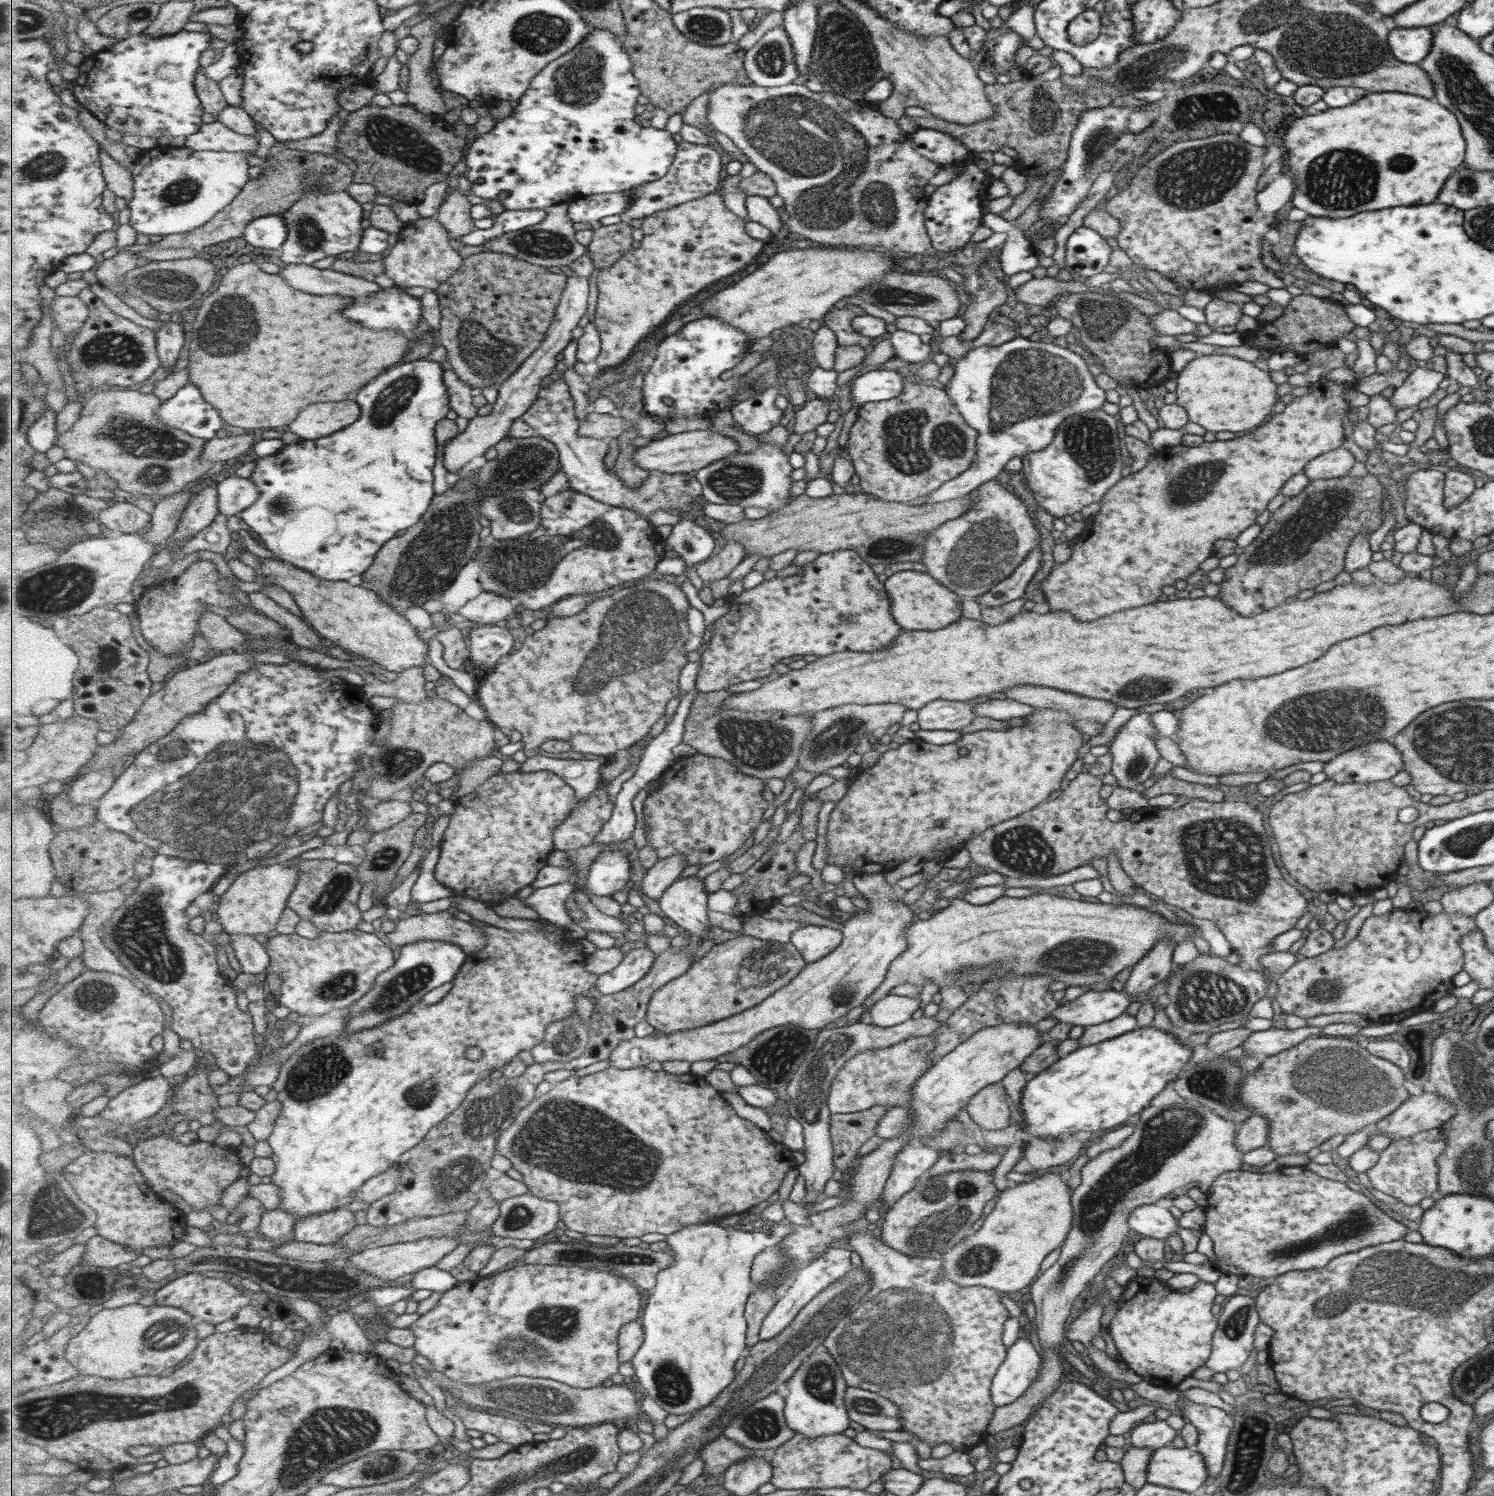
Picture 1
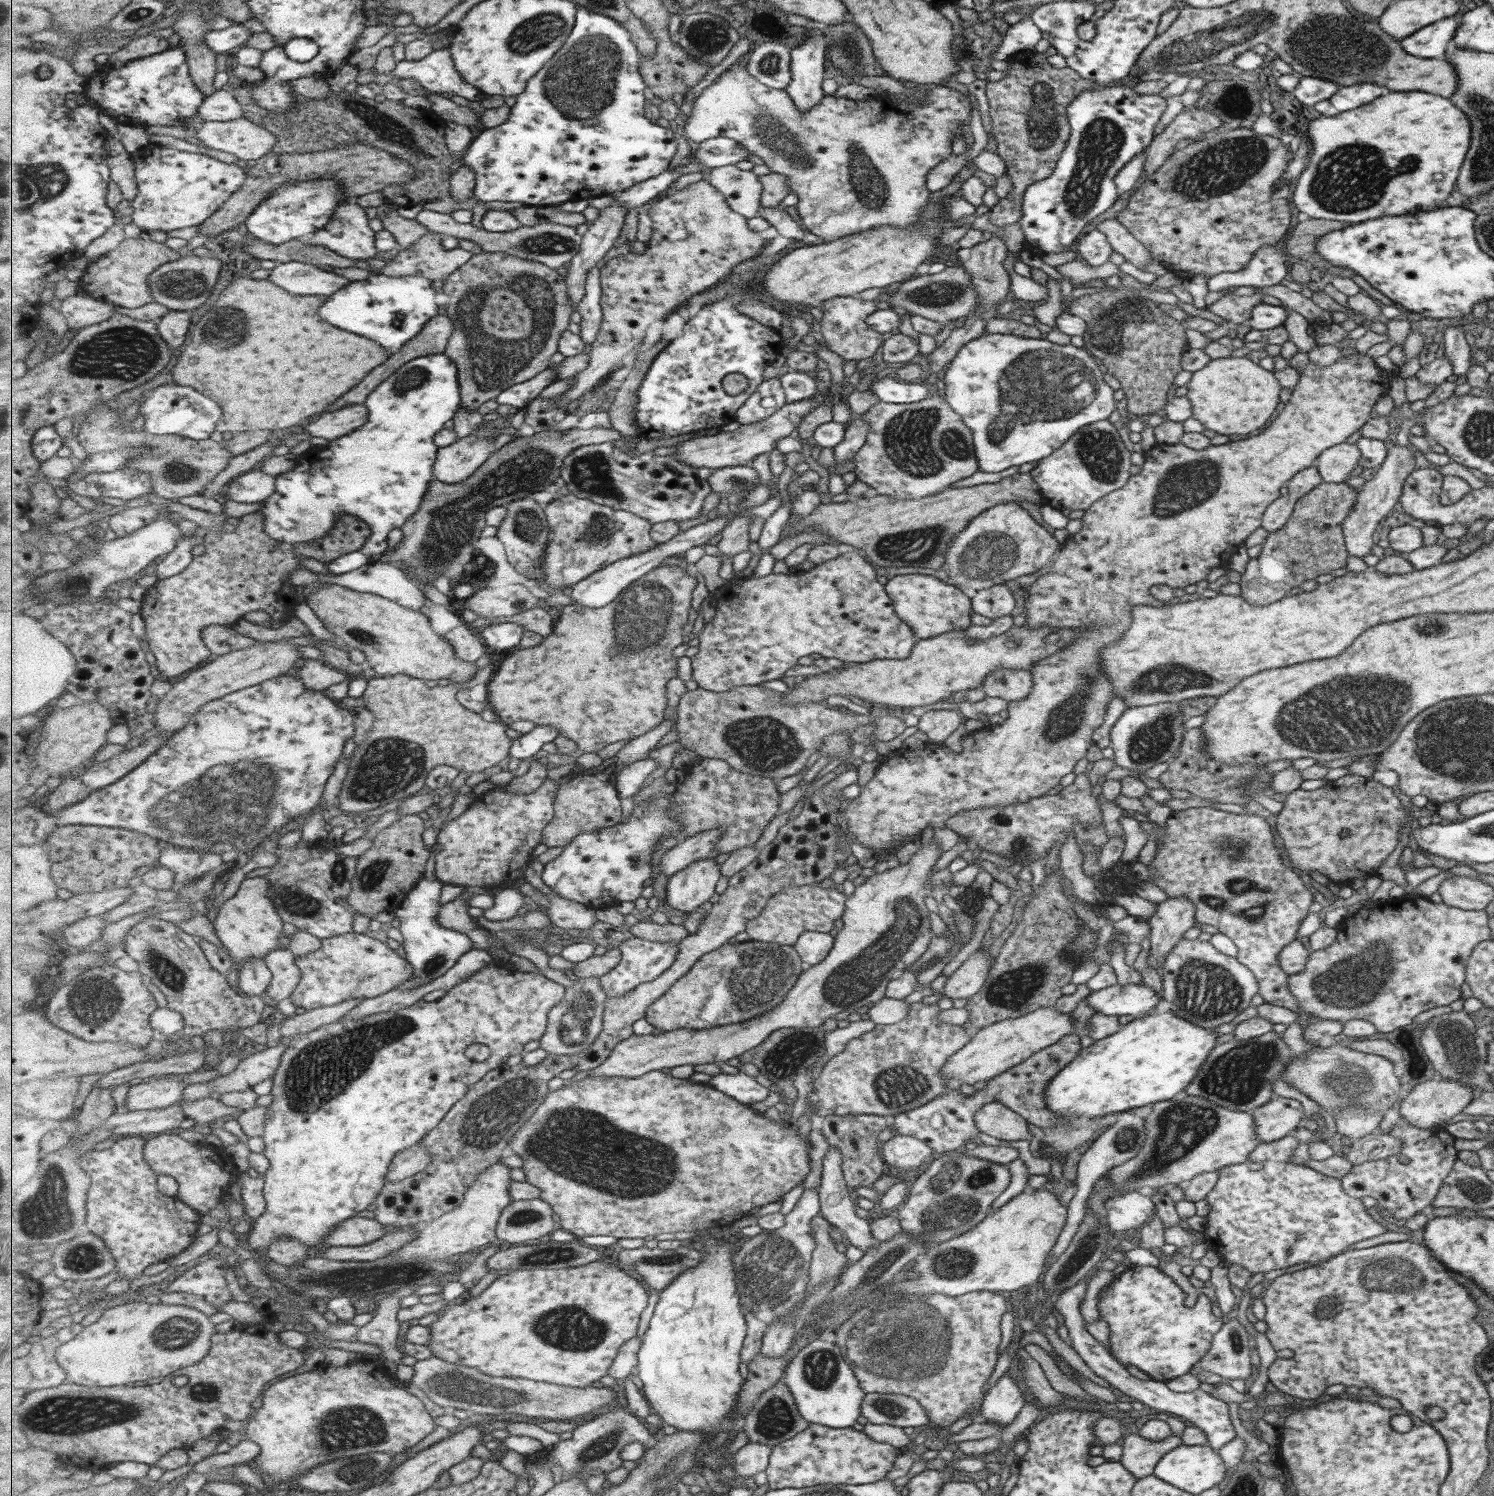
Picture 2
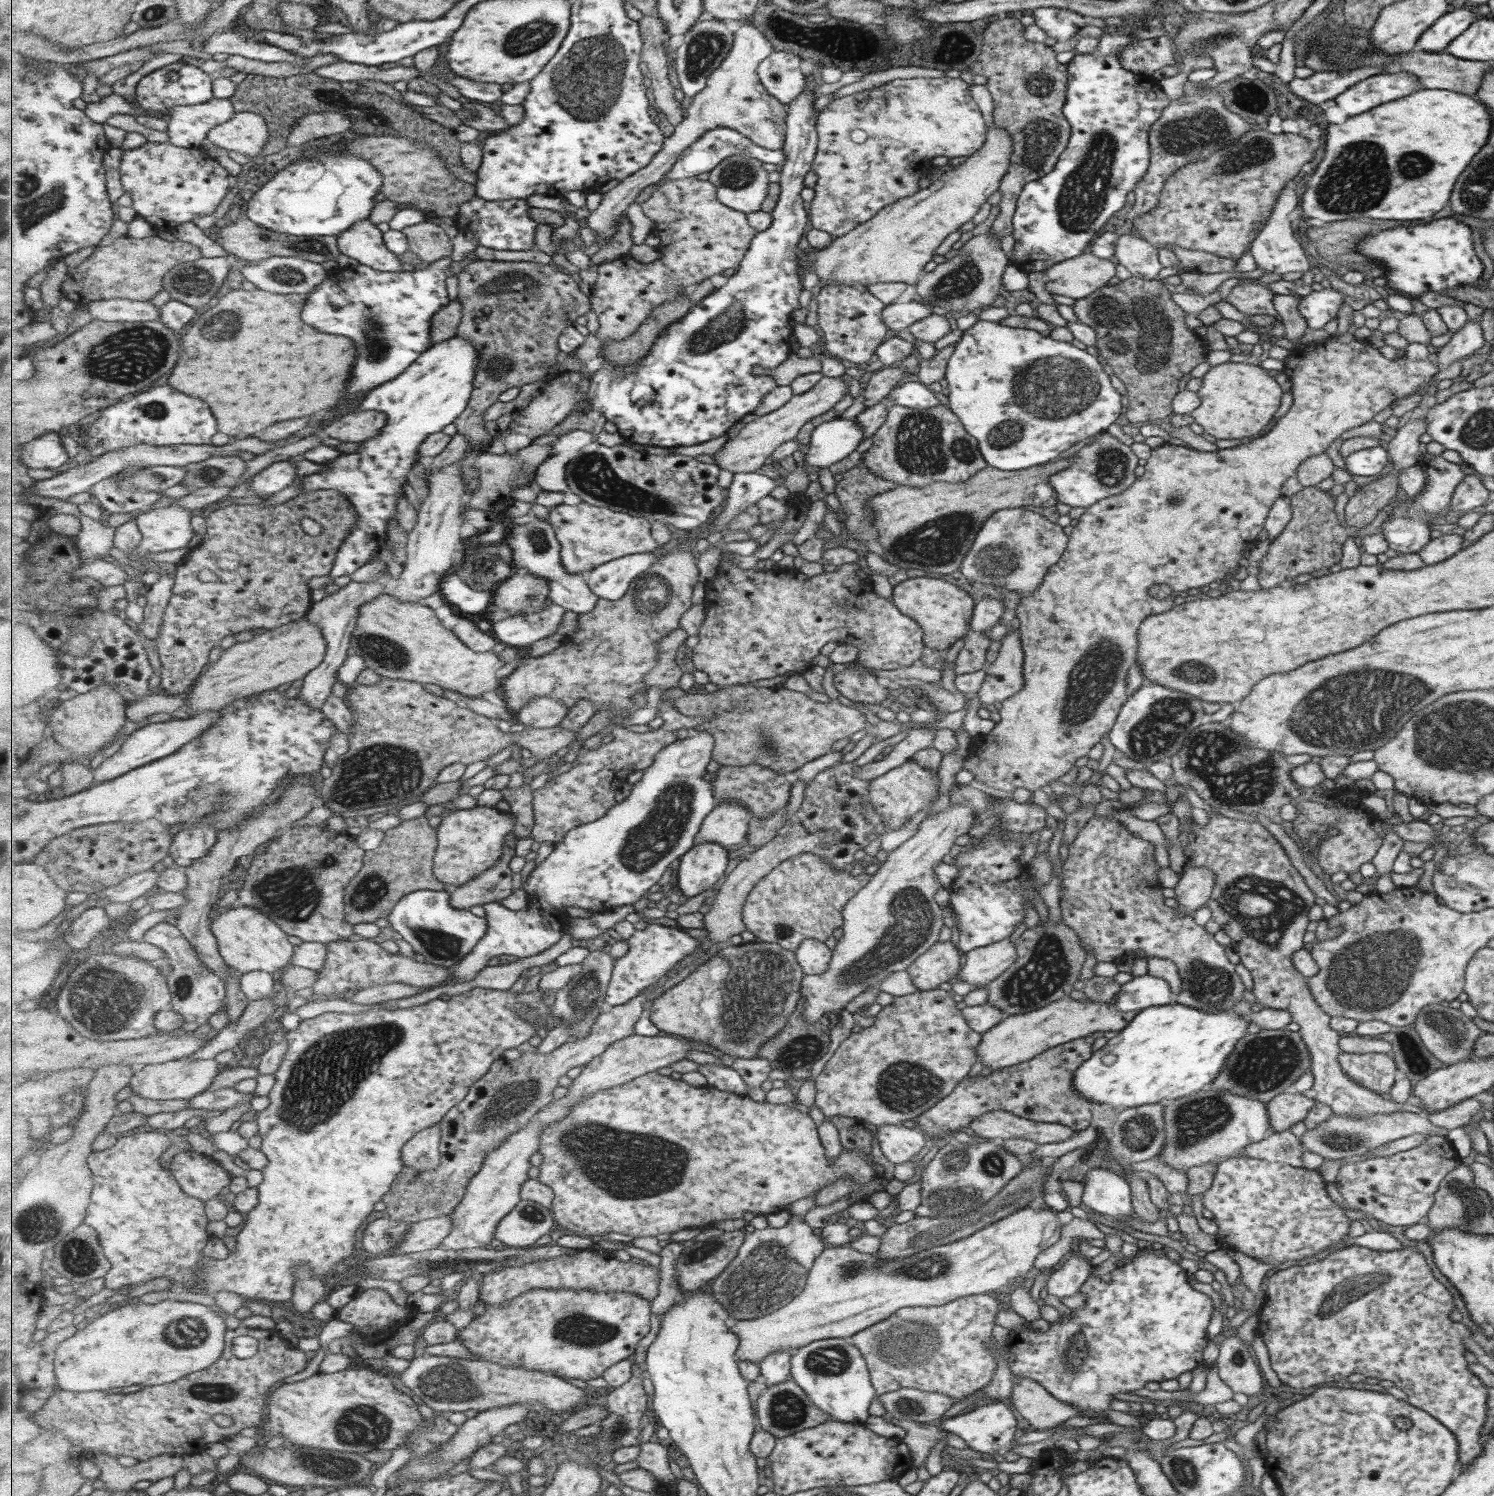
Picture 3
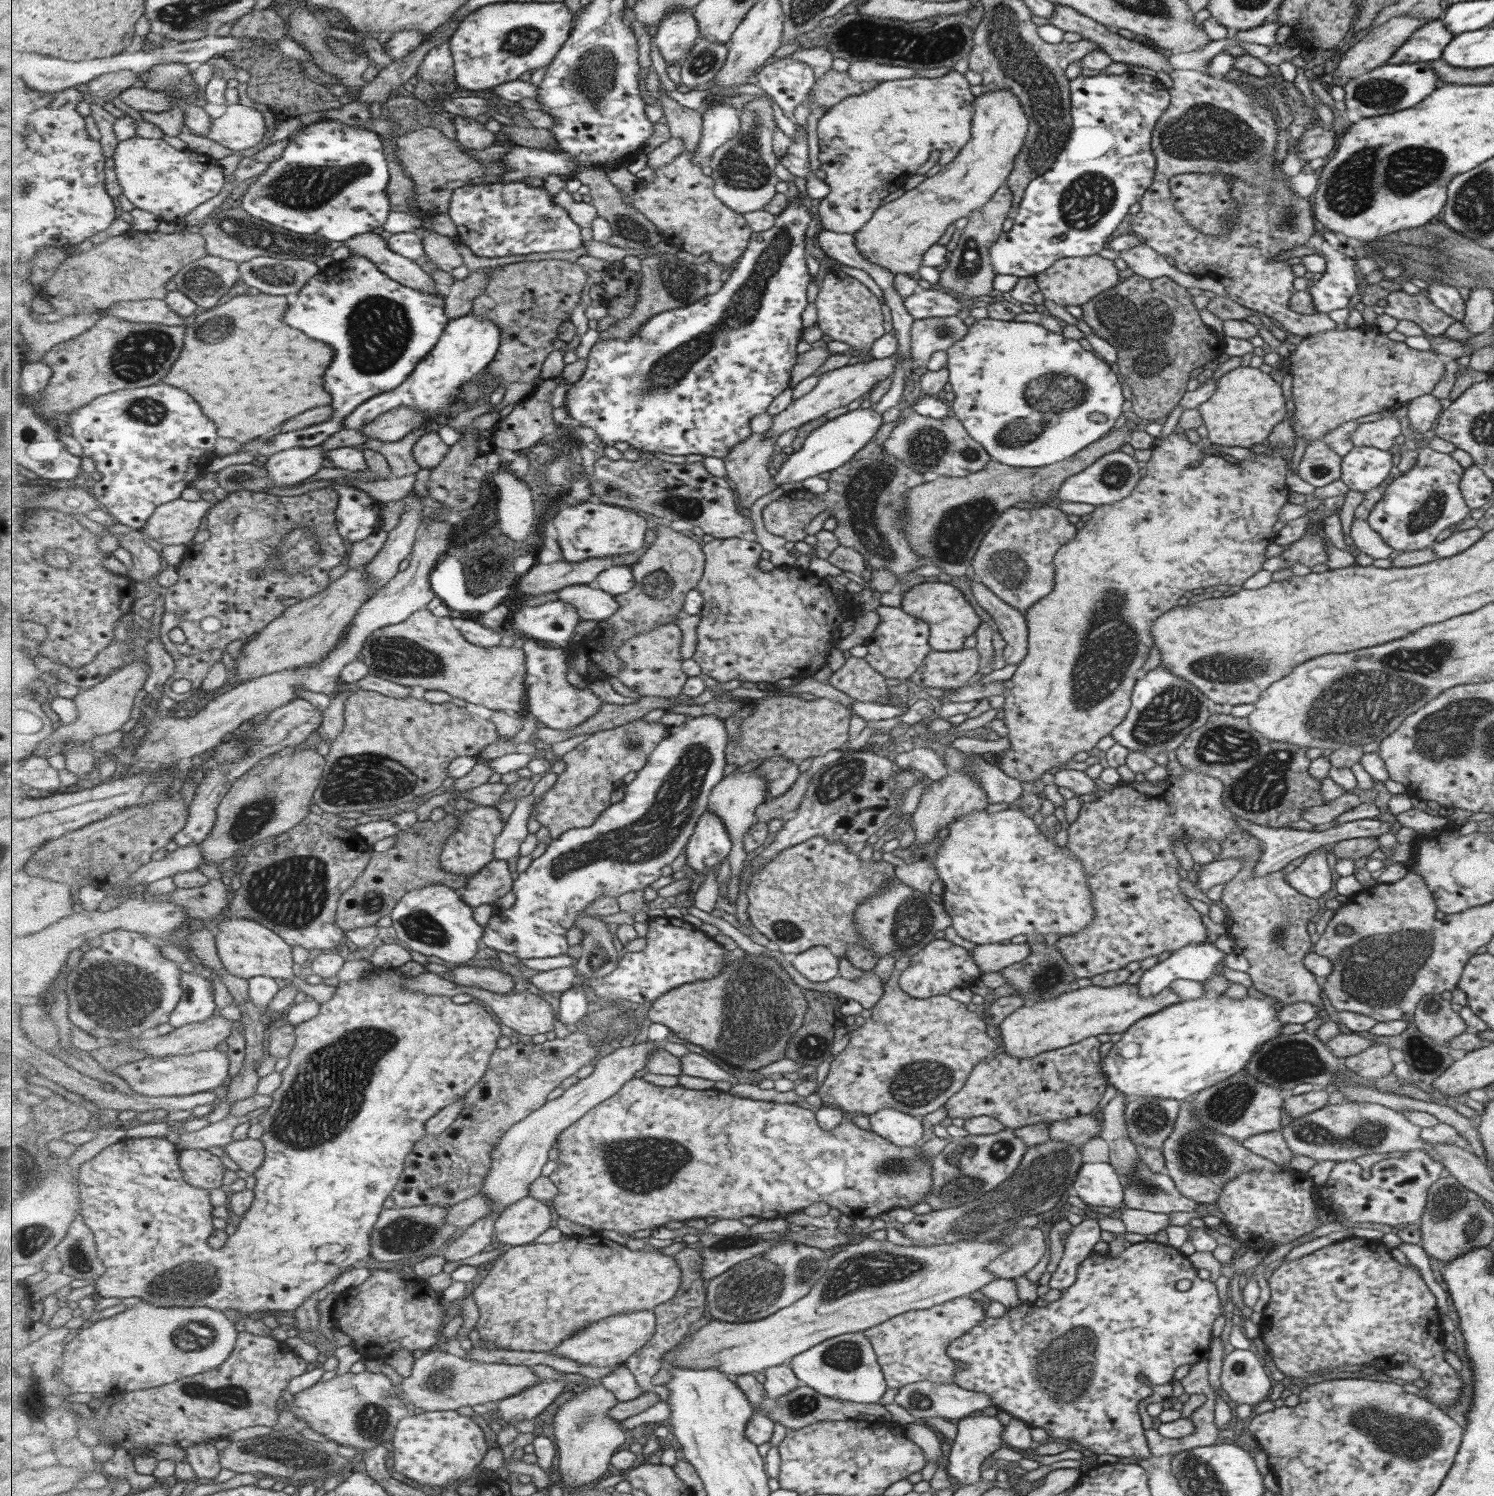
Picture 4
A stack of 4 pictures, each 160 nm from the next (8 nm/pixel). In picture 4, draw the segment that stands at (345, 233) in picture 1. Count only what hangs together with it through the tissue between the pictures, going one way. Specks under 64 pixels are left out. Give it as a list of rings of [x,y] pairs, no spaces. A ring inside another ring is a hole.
[[[368,232],[364,235],[357,235],[344,244],[359,256],[366,256],[372,260],[380,269],[393,280],[399,281],[399,284],[415,288],[425,294],[433,293],[441,295],[439,285],[431,278],[417,262],[409,257],[397,254],[388,247],[388,241],[383,236]]]

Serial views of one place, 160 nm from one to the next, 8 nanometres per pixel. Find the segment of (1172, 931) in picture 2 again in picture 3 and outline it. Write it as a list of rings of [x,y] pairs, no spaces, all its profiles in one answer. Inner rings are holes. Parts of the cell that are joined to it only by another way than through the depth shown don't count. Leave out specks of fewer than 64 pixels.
[[[1198,866],[1187,867],[1173,887],[1176,912],[1191,915],[1206,904],[1211,894],[1214,876],[1210,870]]]

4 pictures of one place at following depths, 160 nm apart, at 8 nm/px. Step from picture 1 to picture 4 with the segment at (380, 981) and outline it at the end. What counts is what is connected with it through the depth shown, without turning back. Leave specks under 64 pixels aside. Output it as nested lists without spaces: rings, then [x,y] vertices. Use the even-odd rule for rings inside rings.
[[[432,884],[408,892],[397,903],[397,908],[393,909],[391,919],[399,940],[405,942],[411,950],[419,952],[430,959],[442,959],[456,965],[463,965],[467,960],[475,958],[475,954],[479,950],[479,942],[483,941],[484,938],[485,927],[481,926],[473,918],[473,907],[464,901],[463,896],[457,894],[455,884]]]

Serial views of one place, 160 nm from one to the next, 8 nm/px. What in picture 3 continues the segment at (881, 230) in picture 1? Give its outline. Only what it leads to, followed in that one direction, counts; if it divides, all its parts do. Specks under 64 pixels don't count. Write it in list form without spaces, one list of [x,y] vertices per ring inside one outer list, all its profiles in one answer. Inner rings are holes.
[[[755,23],[737,25],[735,27],[735,43],[733,49],[722,62],[721,67],[709,76],[707,87],[694,96],[690,105],[685,109],[686,117],[681,124],[675,126],[674,133],[665,138],[661,153],[645,168],[622,180],[616,187],[602,195],[599,206],[592,211],[584,224],[596,231],[596,242],[602,247],[612,236],[617,234],[620,218],[627,208],[637,200],[641,190],[651,184],[659,183],[675,166],[681,154],[695,142],[716,128],[732,128],[761,148],[778,151],[784,147],[784,132],[787,130],[787,107],[770,95],[760,80],[758,68],[763,60],[768,59],[773,52],[773,45],[755,27]],[[907,78],[907,80],[891,80],[886,84],[871,91],[863,91],[852,95],[845,95],[833,99],[825,108],[822,108],[816,116],[816,156],[812,161],[812,171],[816,174],[814,184],[814,195],[809,201],[809,224],[815,230],[822,230],[833,237],[843,236],[858,224],[869,220],[881,207],[895,202],[899,198],[911,196],[918,191],[917,180],[927,174],[931,168],[931,161],[937,156],[944,156],[949,159],[973,155],[985,141],[986,127],[981,119],[981,113],[975,105],[971,94],[970,86],[960,78]]]

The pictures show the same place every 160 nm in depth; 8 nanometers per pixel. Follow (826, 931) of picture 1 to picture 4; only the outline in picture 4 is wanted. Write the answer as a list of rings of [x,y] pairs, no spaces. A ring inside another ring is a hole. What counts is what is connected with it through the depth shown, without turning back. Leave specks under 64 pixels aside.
[[[824,946],[811,947],[797,953],[791,963],[809,982],[827,982],[837,977],[837,957]]]

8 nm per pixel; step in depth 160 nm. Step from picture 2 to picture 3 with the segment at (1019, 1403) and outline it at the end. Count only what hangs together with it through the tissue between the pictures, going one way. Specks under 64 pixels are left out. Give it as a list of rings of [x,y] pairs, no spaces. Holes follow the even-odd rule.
[[[1005,1399],[988,1402],[987,1404],[981,1403],[954,1417],[943,1419],[939,1427],[943,1431],[952,1432],[959,1436],[967,1448],[974,1450],[978,1454],[1012,1462],[1019,1458],[1019,1456],[1011,1453],[1011,1449],[1014,1446],[1012,1440],[1018,1425],[1020,1425],[1020,1423],[1017,1417],[1013,1415],[1013,1408],[1007,1404],[1007,1400]]]

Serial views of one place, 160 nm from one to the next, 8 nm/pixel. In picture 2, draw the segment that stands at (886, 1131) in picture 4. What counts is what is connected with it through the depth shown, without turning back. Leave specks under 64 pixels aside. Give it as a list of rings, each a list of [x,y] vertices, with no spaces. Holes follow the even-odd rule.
[[[902,1134],[894,1135],[879,1147],[887,1166],[894,1169],[904,1168],[904,1170],[919,1168],[921,1162],[931,1156],[932,1151],[922,1140]]]

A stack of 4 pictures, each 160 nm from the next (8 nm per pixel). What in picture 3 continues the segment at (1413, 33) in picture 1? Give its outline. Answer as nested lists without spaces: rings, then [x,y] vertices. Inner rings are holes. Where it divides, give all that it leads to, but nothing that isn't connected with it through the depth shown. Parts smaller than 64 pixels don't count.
[[[1456,4],[1440,19],[1435,20],[1432,26],[1429,26],[1419,40],[1417,40],[1415,50],[1425,53],[1439,53],[1453,41],[1459,34],[1462,34],[1469,24],[1473,24],[1477,16],[1472,10],[1459,8]]]

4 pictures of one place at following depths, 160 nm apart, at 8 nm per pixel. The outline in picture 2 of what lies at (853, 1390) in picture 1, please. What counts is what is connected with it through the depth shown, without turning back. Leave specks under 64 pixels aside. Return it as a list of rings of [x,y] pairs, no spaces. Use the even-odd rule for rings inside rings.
[[[865,1393],[860,1415],[869,1424],[888,1424],[897,1428],[926,1424],[926,1414],[916,1400],[901,1394]]]

